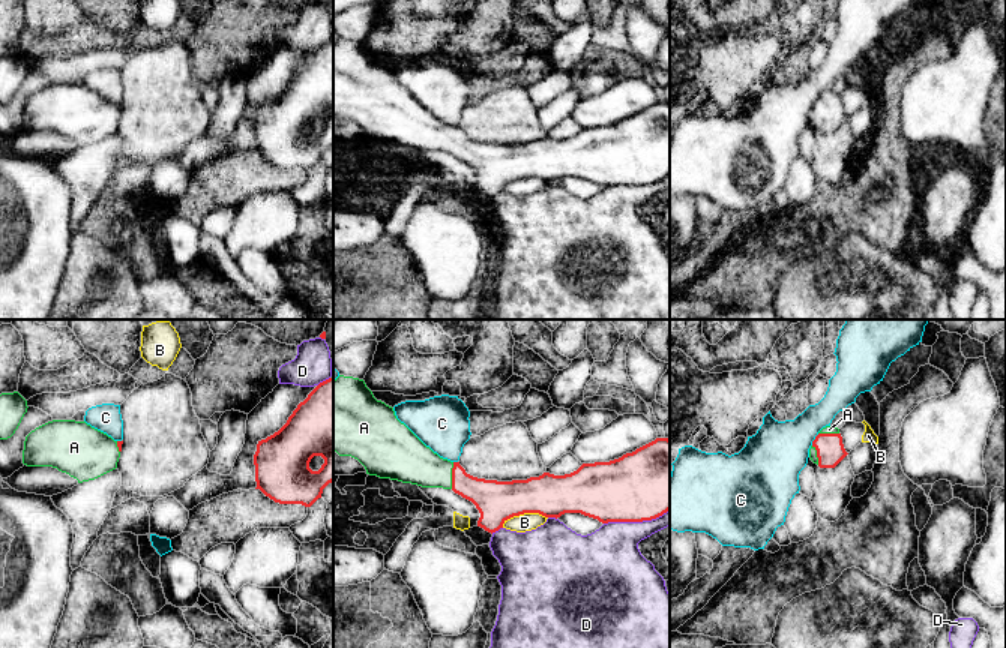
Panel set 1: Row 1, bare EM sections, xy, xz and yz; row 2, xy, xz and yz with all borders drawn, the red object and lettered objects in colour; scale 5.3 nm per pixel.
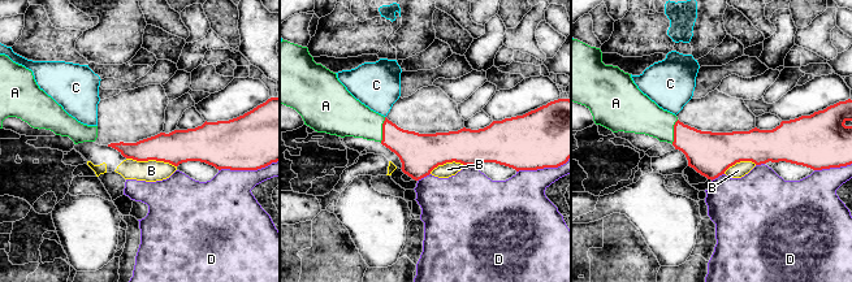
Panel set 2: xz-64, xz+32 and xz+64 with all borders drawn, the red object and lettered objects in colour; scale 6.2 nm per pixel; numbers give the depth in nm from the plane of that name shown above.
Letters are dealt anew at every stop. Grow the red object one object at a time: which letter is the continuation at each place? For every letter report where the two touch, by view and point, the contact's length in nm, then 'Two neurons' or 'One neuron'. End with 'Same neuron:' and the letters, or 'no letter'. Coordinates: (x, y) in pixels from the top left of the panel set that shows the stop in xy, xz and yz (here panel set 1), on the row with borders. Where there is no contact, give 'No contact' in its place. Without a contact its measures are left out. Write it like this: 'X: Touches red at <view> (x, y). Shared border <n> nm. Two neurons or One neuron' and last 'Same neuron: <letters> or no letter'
A: Touches red at xz (452, 476). Shared border 140 nm. One neuron
B: Touches red at xz (523, 513). Shared border 260 nm. Two neurons
C: Touches red at yz (814, 440). Shared border 80 nm. Two neurons
D: Touches red at xz (635, 521). Shared border 360 nm. Two neurons
Same neuron: A

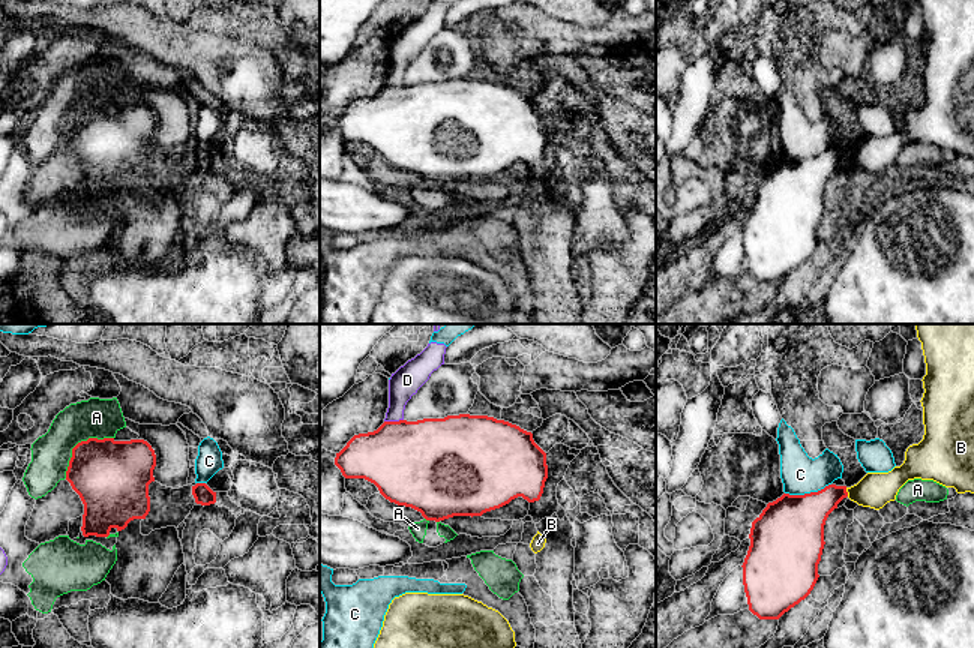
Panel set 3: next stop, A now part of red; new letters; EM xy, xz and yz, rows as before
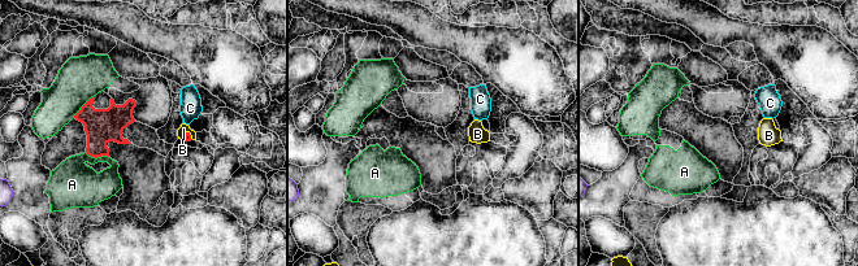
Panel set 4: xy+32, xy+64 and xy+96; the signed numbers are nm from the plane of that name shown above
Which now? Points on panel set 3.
A: Touches red at xy (78, 443). Shared border 340 nm. Two neurons
B: Touches red at yz (847, 492). Shared border 50 nm. Two neurons
C: Touches red at yz (808, 494). Shared border 260 nm. Two neurons
D: Touches red at xz (393, 422). Shared border 110 nm. Two neurons
Same neuron: no letter

